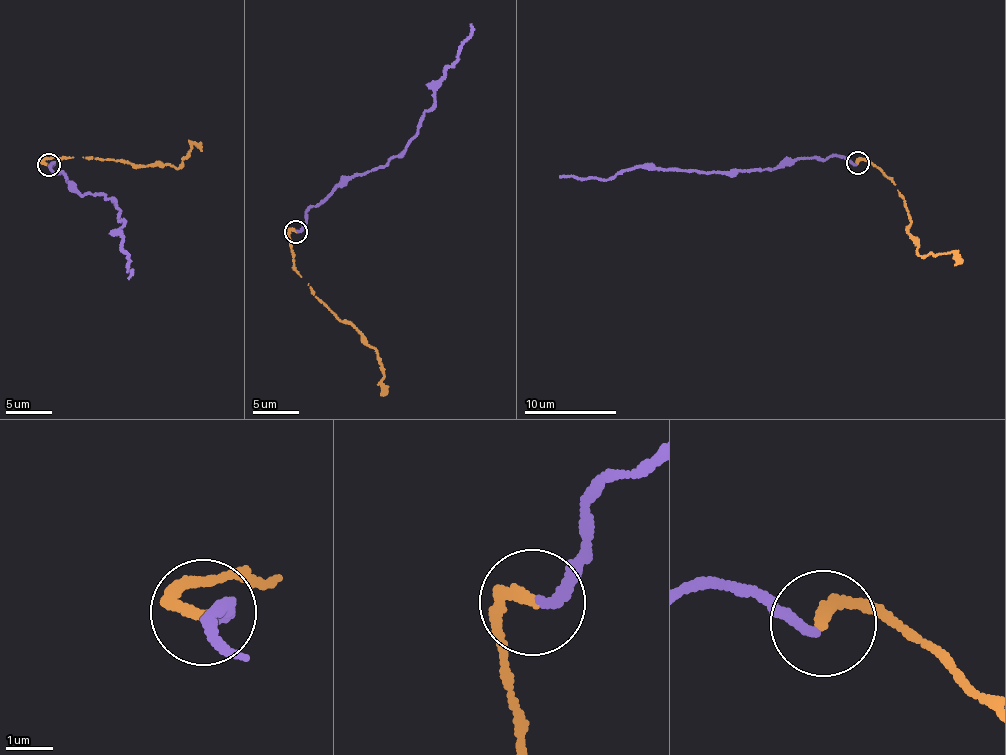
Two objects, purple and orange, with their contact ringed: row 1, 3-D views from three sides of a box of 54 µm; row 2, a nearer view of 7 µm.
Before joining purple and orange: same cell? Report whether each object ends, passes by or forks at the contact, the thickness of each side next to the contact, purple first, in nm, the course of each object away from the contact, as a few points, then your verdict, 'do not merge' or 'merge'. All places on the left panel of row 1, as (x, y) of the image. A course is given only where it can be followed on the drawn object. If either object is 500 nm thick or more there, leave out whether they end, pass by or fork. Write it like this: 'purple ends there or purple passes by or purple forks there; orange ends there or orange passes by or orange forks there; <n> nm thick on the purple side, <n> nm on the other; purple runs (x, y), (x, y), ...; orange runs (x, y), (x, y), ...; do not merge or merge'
purple ends there; orange ends there; 200 nm thick on the purple side, 240 nm on the other; purple runs (49, 165), (81, 194), (116, 204), (127, 277); orange runs (49, 165), (43, 161), (46, 157), (98, 159), (146, 166), (160, 163), (177, 168), (190, 145), (199, 147); merge

